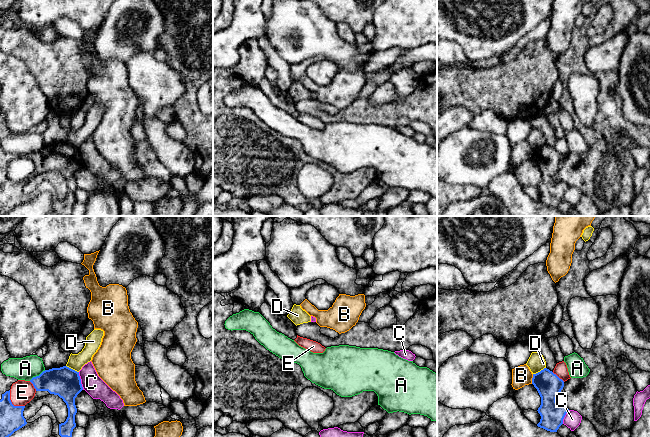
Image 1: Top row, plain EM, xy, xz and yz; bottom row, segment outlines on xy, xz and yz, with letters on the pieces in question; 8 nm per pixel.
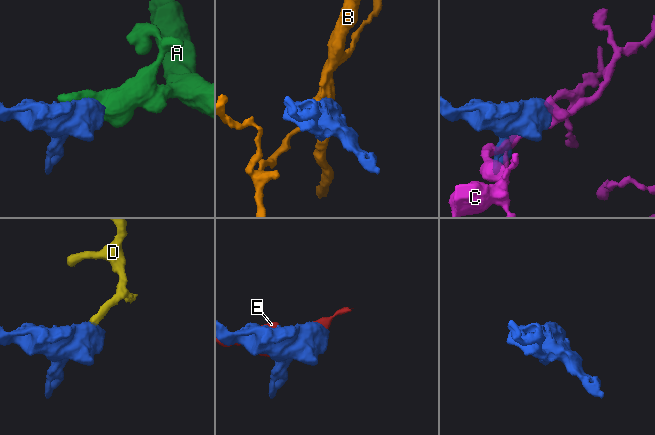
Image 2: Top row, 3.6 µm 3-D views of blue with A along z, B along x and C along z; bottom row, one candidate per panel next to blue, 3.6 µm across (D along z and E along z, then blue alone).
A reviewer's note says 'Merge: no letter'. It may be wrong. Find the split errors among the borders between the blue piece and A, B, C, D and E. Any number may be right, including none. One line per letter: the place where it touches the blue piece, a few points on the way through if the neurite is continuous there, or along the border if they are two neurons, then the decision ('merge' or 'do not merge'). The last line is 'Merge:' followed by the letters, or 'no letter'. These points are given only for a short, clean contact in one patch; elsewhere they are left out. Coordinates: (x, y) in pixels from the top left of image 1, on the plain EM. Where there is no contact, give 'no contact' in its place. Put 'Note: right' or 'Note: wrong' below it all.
A: contact xy (37, 152); do not merge
B: contact yz (532, 155); border yz (533, 150), (531, 159); do not merge
C: contact xy (80, 157); do not merge
D: contact xy (72, 145); border xy (66, 141), (78, 148); do not merge
E: contact xy (11, 179); do not merge
Merge: no letter
Note: right

